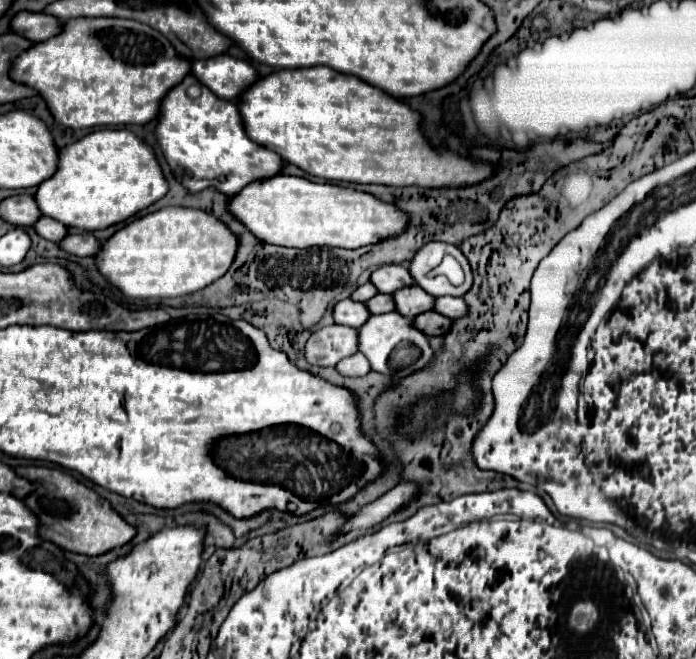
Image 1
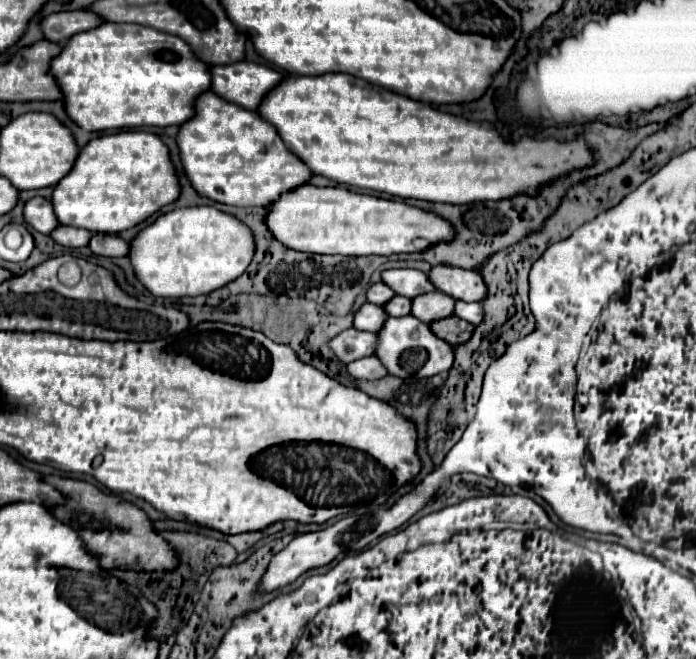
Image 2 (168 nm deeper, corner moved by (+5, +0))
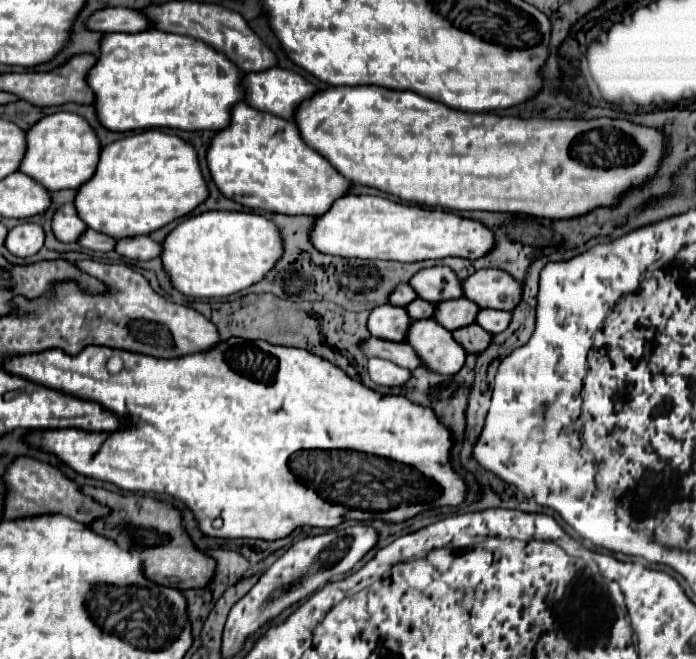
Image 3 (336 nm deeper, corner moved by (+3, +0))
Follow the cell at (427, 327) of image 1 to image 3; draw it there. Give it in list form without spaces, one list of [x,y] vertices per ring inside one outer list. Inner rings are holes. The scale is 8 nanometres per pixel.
[[[472,323],[468,327],[462,327],[458,331],[452,331],[452,337],[464,347],[466,353],[480,353],[488,347],[490,343],[490,333],[486,333],[480,325]]]

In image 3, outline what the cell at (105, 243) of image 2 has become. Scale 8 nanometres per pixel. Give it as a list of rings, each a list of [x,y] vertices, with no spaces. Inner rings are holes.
[[[126,237],[116,241],[114,251],[132,261],[148,261],[158,257],[162,249],[160,249],[160,243],[152,241],[150,237]]]

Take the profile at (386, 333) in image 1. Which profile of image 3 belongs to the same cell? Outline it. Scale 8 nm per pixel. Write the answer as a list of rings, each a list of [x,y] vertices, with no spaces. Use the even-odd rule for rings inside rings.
[[[420,319],[420,321],[412,321],[406,333],[406,343],[412,345],[412,349],[416,349],[416,353],[420,353],[420,361],[424,361],[424,369],[432,369],[432,373],[456,373],[466,359],[466,351],[454,341],[452,333],[448,329],[444,329],[440,323],[436,323],[434,319]]]

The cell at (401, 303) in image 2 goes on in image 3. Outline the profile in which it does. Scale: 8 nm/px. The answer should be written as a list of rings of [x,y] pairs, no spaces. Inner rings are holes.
[[[416,299],[416,301],[412,301],[412,303],[406,307],[406,311],[408,311],[408,315],[410,315],[412,319],[426,319],[426,317],[432,317],[432,313],[434,313],[434,303],[428,303],[428,301],[424,301],[424,299]]]

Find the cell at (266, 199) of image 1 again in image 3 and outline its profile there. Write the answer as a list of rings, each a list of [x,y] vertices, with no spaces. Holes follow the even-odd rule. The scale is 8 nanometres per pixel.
[[[370,195],[338,197],[324,215],[314,217],[308,237],[312,247],[320,253],[360,259],[394,259],[404,263],[444,257],[478,259],[494,245],[492,231],[480,221],[464,219],[452,211],[424,209]]]

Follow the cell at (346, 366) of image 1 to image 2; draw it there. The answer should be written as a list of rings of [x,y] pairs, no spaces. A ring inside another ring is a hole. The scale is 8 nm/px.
[[[362,357],[354,363],[348,365],[350,369],[350,375],[356,377],[356,379],[366,379],[366,381],[376,381],[376,379],[382,379],[388,375],[388,369],[380,363],[378,357]]]

